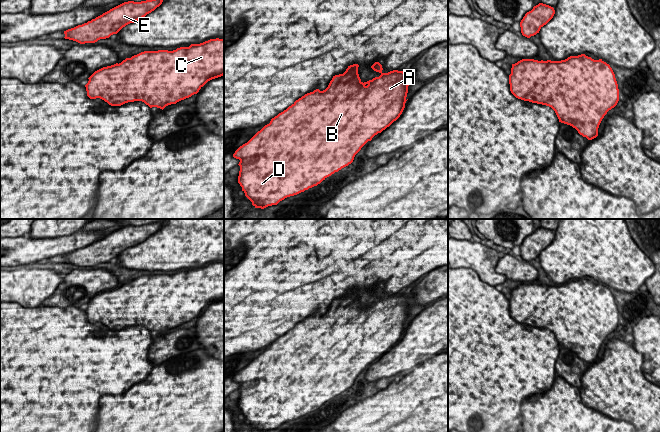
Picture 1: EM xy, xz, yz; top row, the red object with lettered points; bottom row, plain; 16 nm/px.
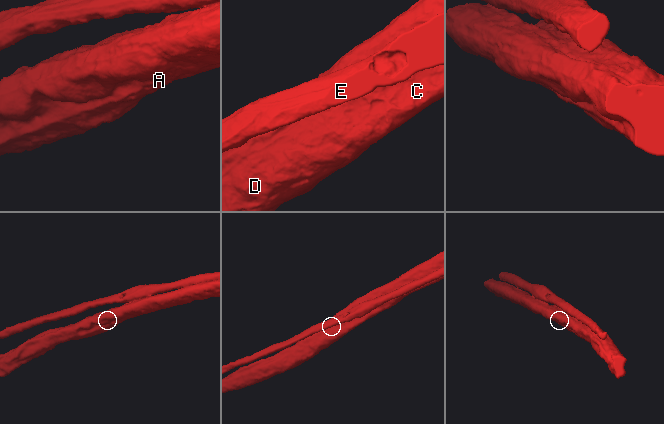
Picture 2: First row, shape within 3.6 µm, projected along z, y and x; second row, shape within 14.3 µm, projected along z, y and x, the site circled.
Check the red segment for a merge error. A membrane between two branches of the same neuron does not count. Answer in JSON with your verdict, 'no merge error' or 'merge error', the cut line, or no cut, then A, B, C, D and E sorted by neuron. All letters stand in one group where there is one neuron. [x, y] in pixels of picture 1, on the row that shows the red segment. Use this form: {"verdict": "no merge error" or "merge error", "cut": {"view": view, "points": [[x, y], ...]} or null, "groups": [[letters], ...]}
{"verdict": "no merge error", "cut": null, "groups": [["A", "B", "C", "D", "E"]]}

